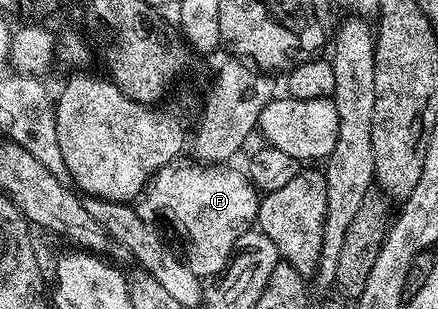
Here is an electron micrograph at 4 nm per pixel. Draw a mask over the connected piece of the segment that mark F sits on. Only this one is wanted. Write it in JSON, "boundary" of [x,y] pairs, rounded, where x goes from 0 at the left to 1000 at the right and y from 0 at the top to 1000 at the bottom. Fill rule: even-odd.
{"boundary":[[[400,521],[379,540],[368,540],[333,595],[331,615],[311,657],[311,680],[326,709],[354,715],[372,709],[397,731],[397,748],[425,783],[425,825],[420,848],[434,861],[438,883],[470,909],[486,893],[505,887],[521,848],[521,806],[534,783],[582,731],[589,702],[591,621],[578,592],[548,550],[532,553],[525,534],[463,534],[450,521],[416,528]]]}

